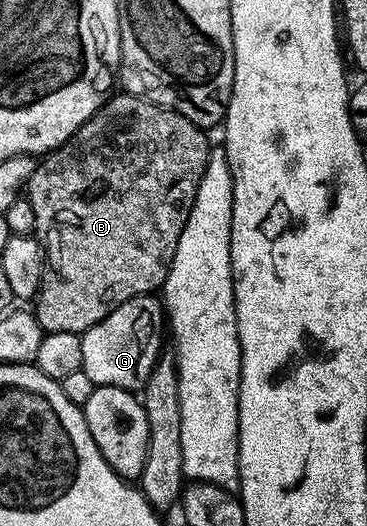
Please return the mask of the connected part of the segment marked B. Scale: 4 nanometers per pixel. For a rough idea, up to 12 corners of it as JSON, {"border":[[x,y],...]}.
{"border":[[114,93],[33,167],[35,315],[164,287],[211,143]]}

